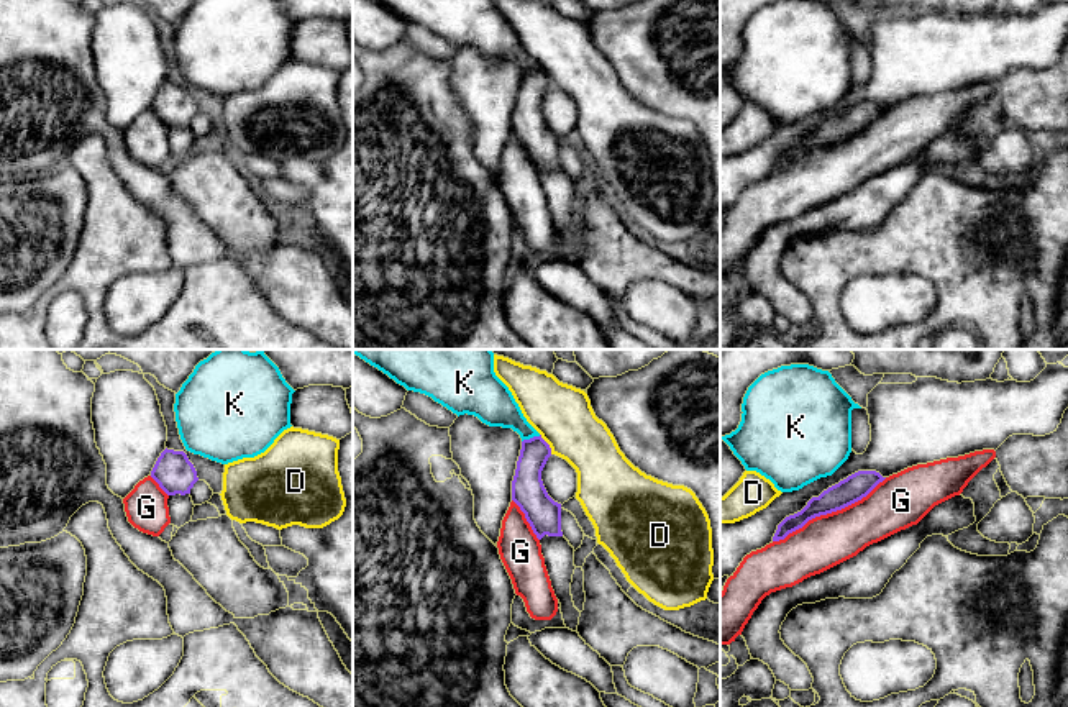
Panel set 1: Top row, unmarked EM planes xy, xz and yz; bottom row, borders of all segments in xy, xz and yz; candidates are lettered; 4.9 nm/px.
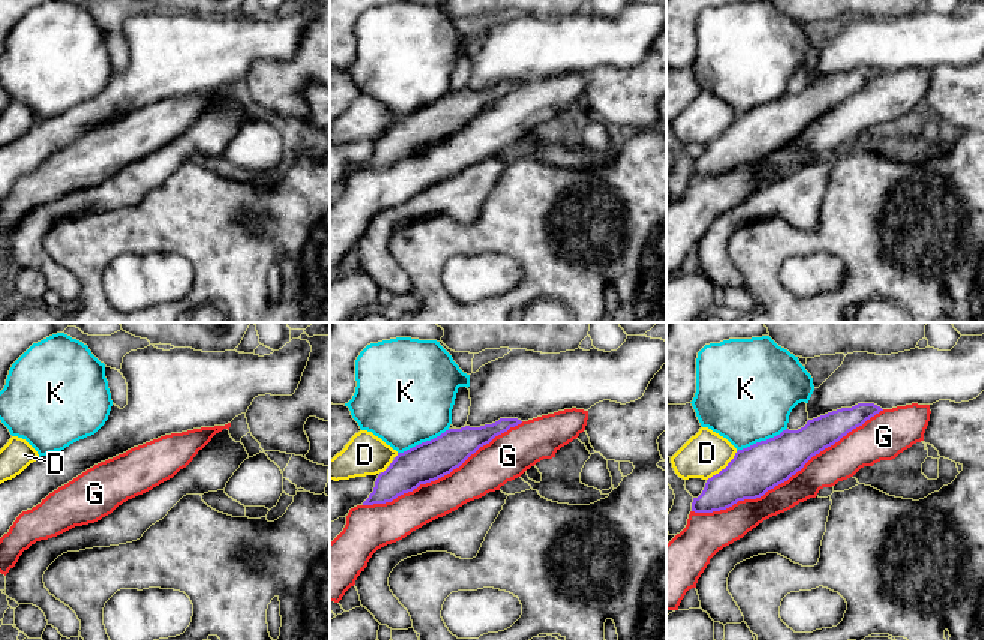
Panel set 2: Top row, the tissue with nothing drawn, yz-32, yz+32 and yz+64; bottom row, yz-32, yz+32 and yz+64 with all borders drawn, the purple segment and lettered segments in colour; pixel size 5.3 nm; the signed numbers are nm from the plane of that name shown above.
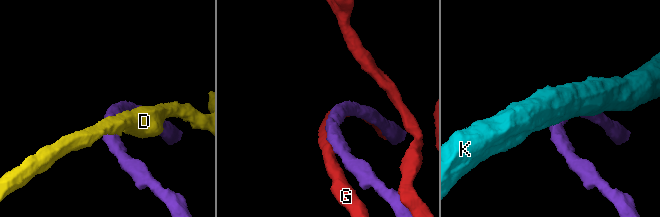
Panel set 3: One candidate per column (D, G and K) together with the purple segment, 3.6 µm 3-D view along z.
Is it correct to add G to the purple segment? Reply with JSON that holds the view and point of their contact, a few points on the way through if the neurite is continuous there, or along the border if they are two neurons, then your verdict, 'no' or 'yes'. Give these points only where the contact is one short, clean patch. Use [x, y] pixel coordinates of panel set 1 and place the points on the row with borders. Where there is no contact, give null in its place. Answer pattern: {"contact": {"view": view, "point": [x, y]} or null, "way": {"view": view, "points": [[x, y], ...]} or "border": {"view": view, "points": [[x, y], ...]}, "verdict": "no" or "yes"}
{"contact": {"view": "yz", "point": [829, 512]}, "verdict": "yes"}

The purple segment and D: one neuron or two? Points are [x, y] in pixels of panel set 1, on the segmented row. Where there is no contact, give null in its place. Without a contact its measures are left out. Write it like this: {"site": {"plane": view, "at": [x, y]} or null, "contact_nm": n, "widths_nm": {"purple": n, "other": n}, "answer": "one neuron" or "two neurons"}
{"site": {"plane": "xz", "at": [547, 443]}, "contact_nm": 120, "widths_nm": {"purple": 160, "other": 300}, "answer": "two neurons"}

